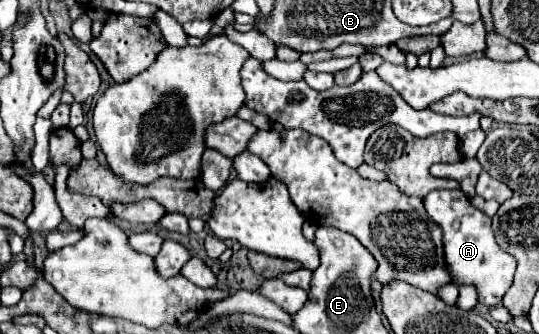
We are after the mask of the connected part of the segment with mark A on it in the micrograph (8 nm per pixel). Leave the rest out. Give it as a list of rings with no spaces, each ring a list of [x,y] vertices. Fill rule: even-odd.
[[[433,190],[425,196],[425,210],[431,220],[443,230],[443,246],[445,246],[445,266],[451,276],[451,284],[475,286],[479,294],[479,304],[483,306],[499,306],[503,294],[509,290],[513,282],[513,274],[517,268],[517,260],[499,248],[491,230],[491,218],[477,210],[469,198],[461,190]]]

